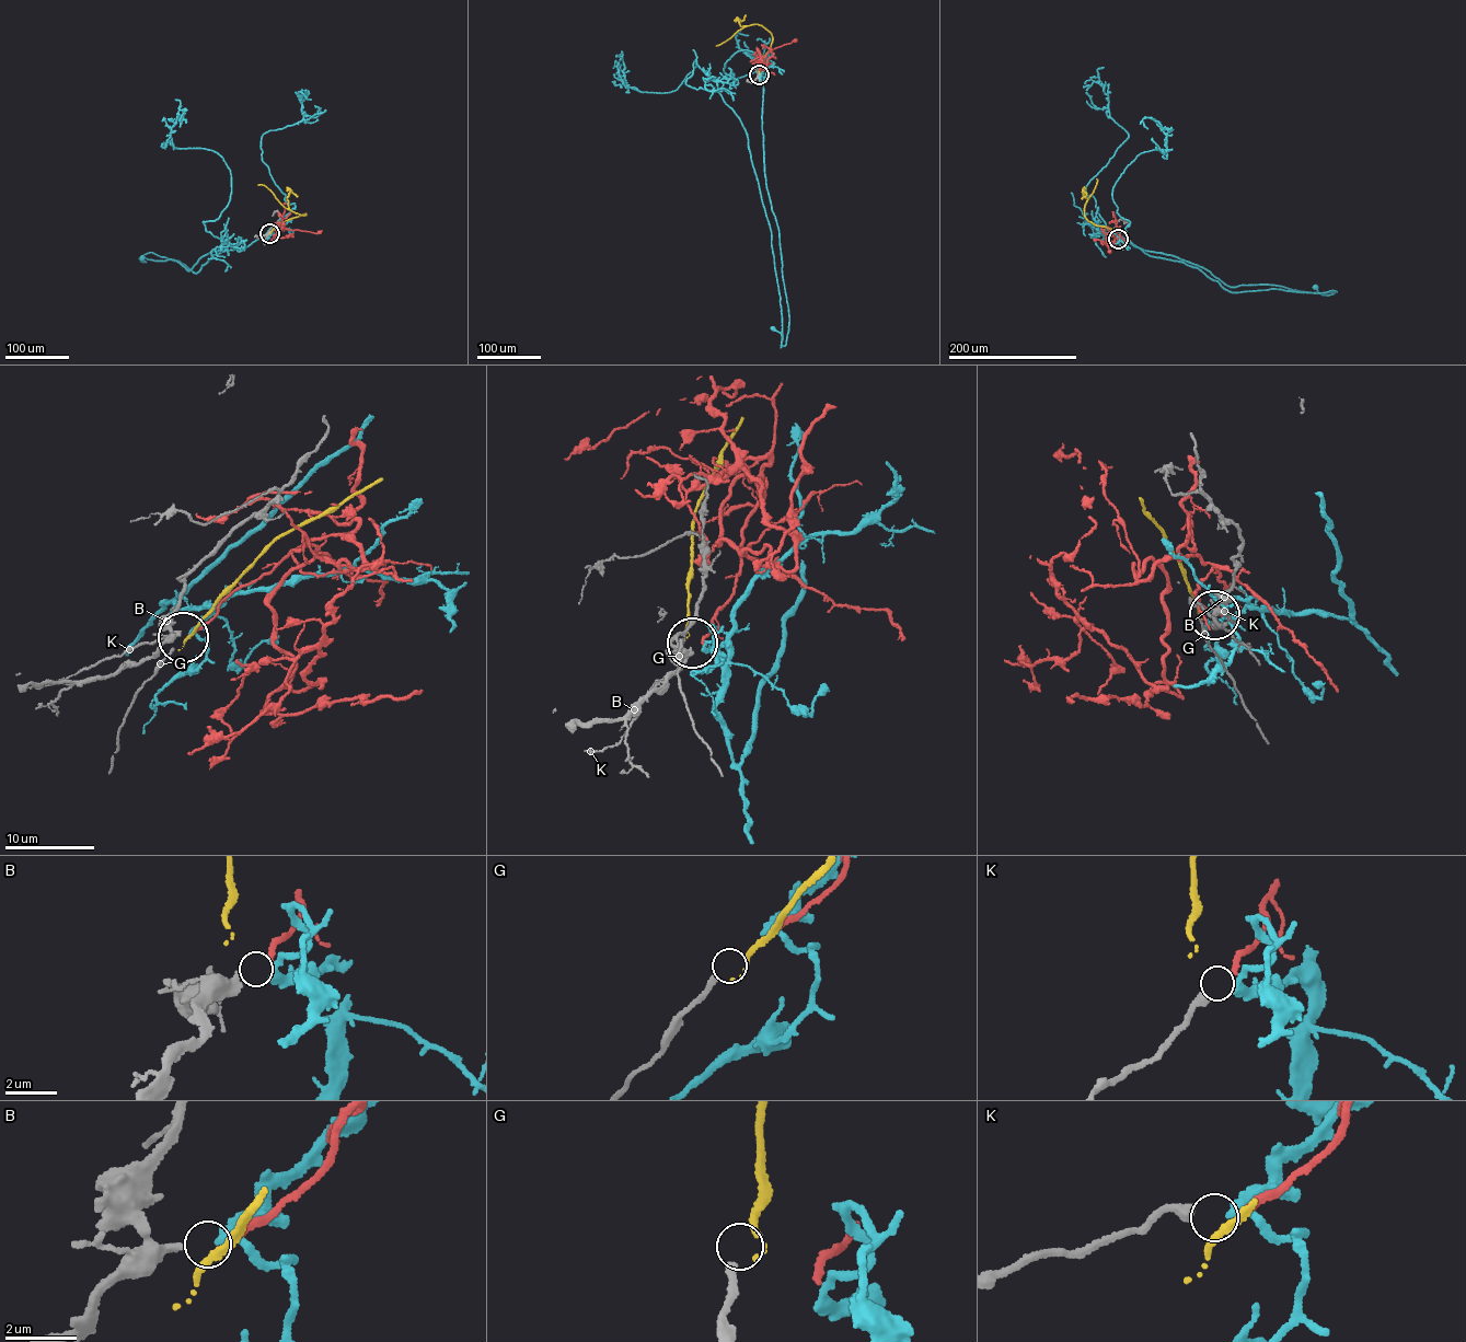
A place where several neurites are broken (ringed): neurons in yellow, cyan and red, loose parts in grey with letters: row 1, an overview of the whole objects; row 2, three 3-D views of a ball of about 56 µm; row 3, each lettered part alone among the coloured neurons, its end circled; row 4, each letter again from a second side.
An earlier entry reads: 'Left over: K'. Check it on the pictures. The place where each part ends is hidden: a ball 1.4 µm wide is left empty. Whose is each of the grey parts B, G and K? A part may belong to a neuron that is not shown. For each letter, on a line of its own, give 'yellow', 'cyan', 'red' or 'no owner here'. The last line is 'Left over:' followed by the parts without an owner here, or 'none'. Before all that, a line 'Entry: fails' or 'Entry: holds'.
Entry: fails
B: cyan
G: no owner here
K: red
Left over: G

